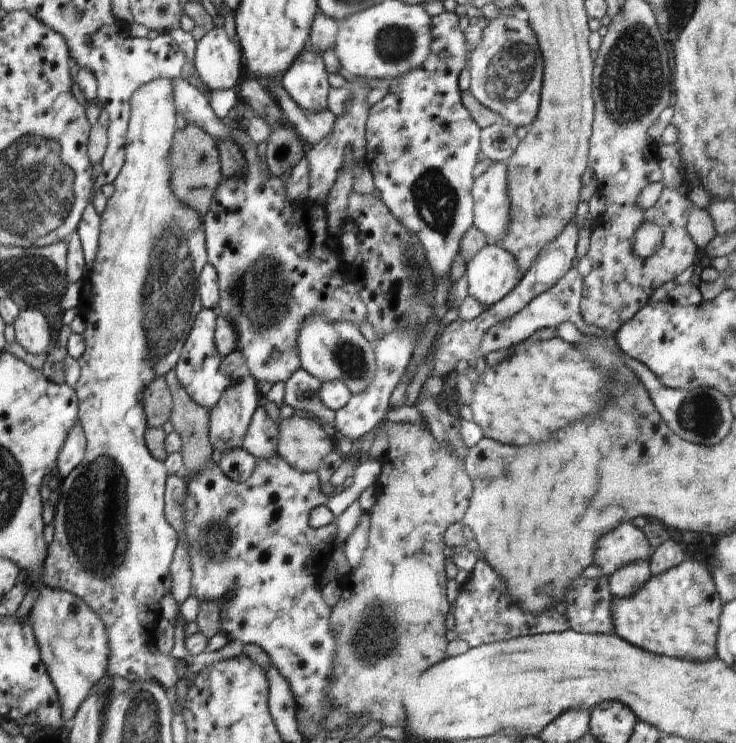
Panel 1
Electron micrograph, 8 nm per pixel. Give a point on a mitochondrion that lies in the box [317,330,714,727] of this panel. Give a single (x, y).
(377, 634)

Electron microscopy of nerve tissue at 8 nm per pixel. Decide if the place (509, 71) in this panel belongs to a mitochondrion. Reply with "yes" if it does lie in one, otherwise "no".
yes

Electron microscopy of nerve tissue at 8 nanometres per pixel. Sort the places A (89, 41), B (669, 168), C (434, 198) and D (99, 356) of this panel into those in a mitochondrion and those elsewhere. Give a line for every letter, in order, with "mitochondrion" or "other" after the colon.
A: other
B: other
C: mitochondrion
D: other

